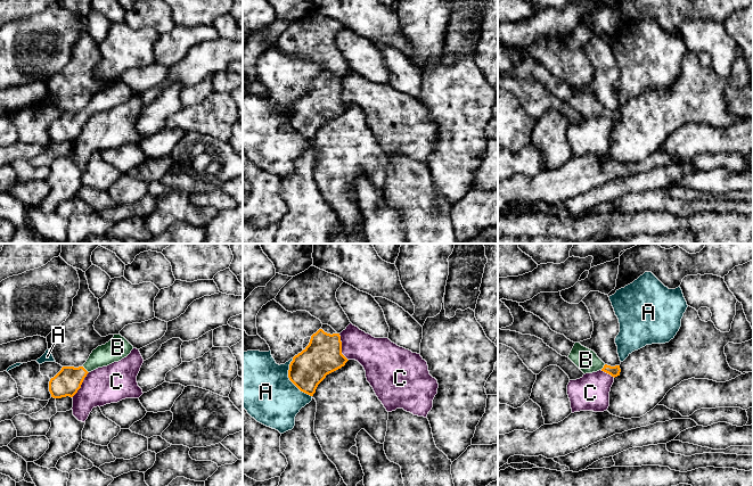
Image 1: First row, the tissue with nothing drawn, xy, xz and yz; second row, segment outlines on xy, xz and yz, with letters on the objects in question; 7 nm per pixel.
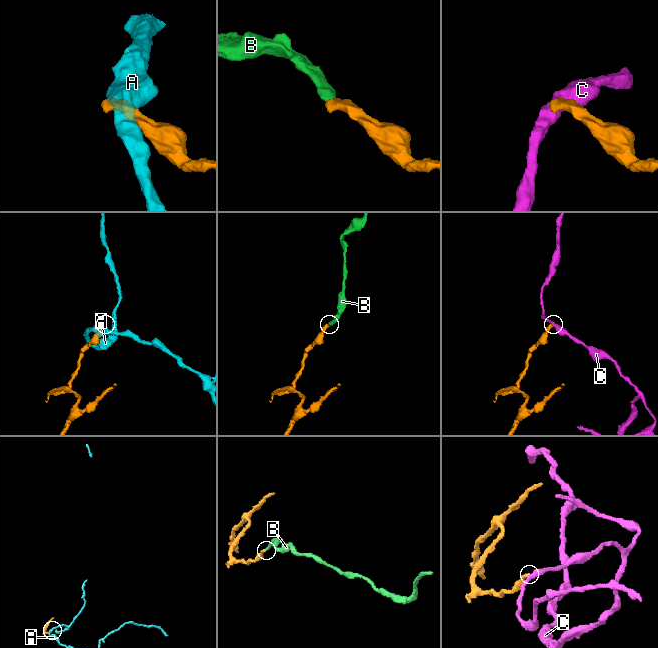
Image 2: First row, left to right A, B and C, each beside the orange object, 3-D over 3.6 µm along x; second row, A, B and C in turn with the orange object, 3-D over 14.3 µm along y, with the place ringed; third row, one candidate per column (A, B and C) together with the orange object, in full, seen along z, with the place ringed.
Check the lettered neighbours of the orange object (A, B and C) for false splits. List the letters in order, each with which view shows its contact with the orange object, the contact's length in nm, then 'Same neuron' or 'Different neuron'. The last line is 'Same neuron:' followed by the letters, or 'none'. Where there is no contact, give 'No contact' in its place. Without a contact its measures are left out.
A: Touches orange in xz. Shared border 300 nm. Different neuron
B: Touches orange in xy. Shared border 60 nm. Same neuron
C: Touches orange in xz. Shared border 200 nm. Different neuron
Same neuron: B

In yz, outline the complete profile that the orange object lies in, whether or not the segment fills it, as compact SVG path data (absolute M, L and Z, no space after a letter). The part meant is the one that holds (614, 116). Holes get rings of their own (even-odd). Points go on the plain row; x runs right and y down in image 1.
M575 88L568 104L586 120L597 117L599 115L611 120L612 122L620 121L620 110L611 112L605 109L597 99L582 91L580 88Z

